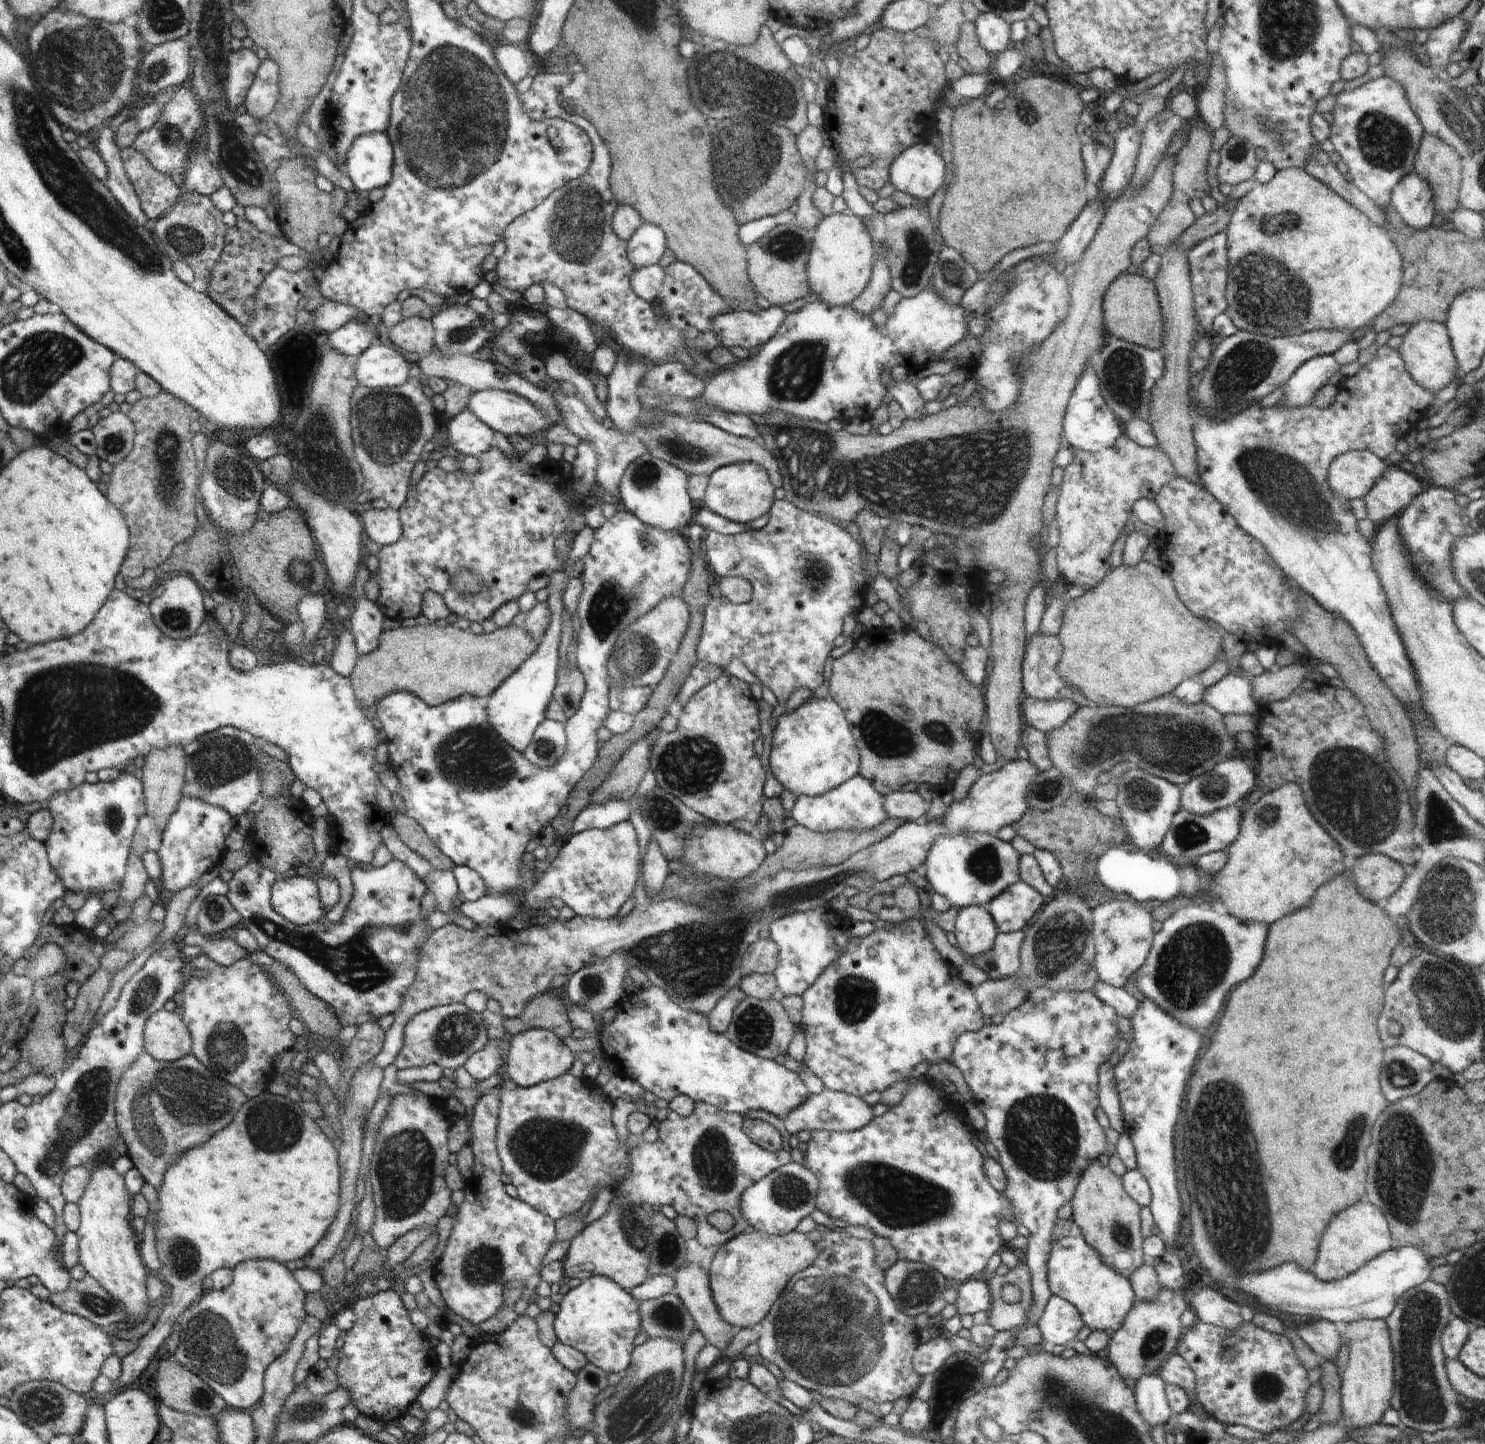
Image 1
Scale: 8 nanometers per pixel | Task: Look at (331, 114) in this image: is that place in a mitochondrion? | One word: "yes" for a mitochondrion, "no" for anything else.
no

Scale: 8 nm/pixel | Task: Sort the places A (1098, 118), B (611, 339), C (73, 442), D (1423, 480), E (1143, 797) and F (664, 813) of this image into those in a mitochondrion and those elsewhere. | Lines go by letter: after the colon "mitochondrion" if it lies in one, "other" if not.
A: other
B: other
C: other
D: other
E: mitochondrion
F: mitochondrion

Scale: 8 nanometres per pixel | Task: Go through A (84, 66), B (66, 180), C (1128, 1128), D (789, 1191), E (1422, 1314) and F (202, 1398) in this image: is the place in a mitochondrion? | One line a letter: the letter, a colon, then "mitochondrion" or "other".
A: mitochondrion
B: mitochondrion
C: other
D: mitochondrion
E: mitochondrion
F: mitochondrion

